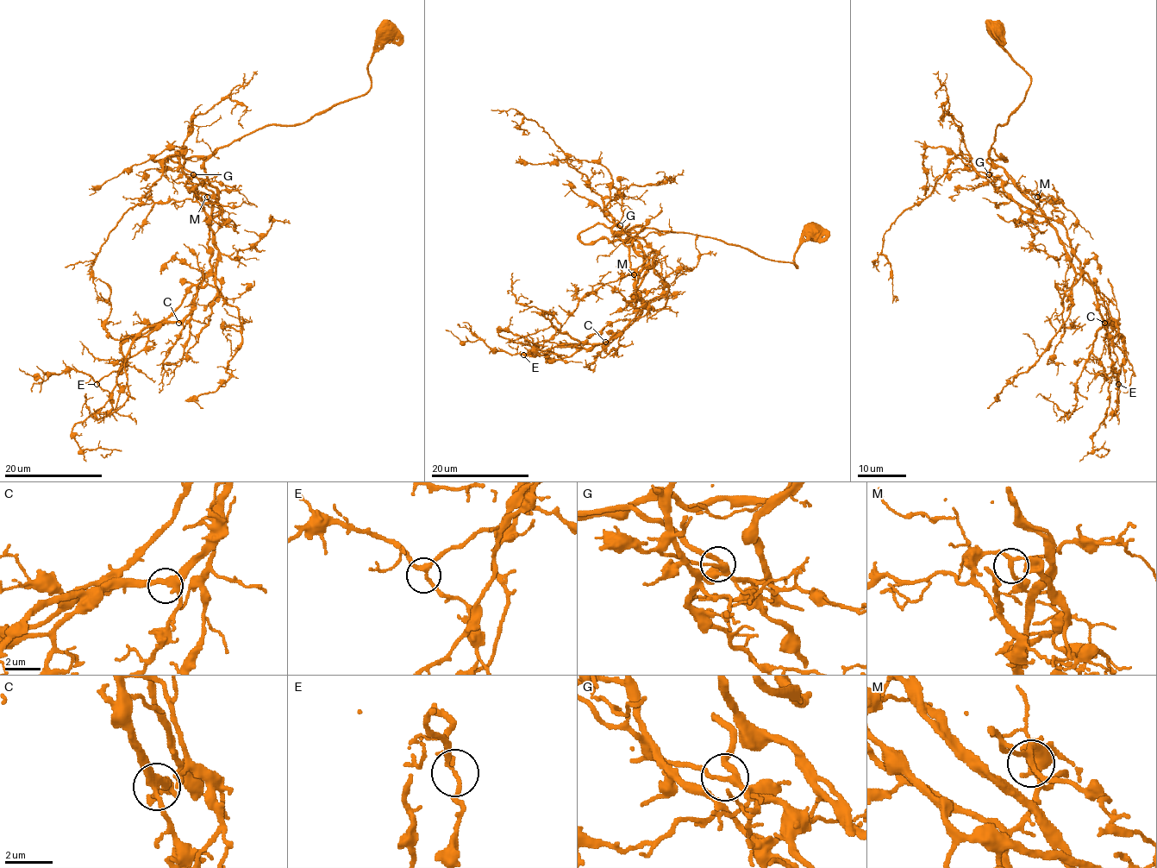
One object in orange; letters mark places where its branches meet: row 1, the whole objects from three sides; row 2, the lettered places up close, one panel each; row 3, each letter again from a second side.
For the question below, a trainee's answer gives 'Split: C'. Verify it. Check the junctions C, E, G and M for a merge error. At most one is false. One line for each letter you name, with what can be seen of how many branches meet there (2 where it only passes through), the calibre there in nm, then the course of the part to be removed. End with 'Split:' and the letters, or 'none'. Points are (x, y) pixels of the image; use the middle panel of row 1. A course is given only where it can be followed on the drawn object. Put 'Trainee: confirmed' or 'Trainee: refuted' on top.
Trainee: refuted
Split: none

